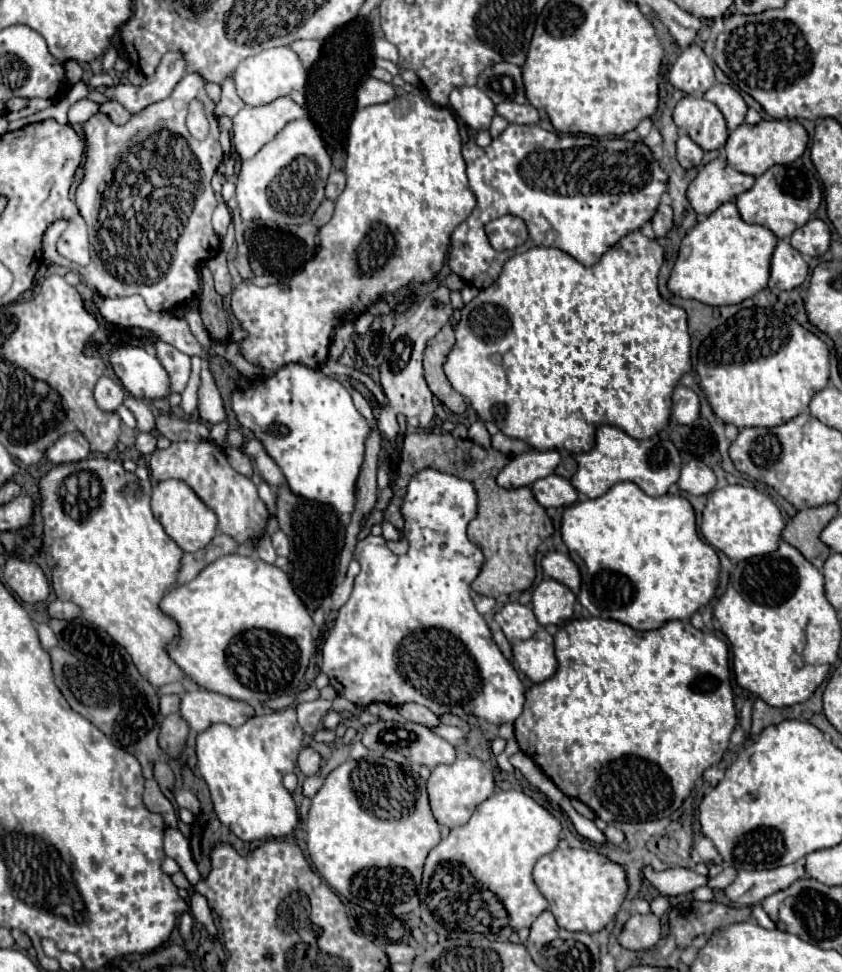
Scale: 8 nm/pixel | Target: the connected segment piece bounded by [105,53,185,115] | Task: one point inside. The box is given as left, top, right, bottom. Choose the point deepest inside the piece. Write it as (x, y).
(134, 99)

